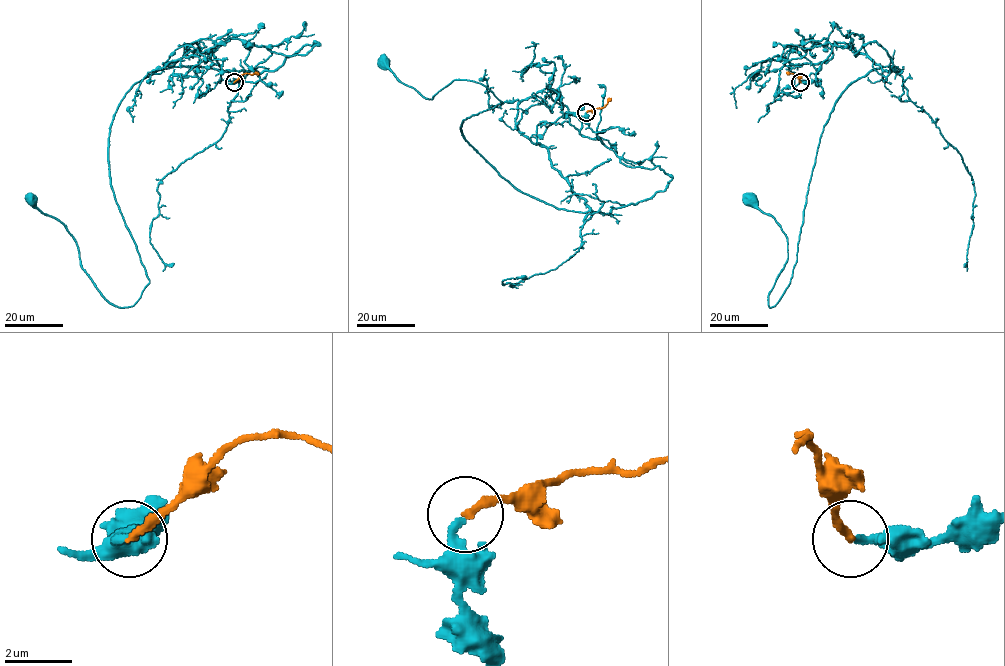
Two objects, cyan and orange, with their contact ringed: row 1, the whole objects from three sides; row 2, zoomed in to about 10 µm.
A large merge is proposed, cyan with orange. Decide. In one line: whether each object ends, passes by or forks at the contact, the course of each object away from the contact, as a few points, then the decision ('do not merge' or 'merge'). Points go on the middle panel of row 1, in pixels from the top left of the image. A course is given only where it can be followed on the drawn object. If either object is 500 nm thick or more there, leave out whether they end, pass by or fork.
cyan ends; orange ends; course cyan (586, 112), (664, 191), (608, 213), (546, 204), (464, 139), (502, 101), (484, 85), (426, 98), (382, 64); course orange (586, 112), (602, 108), (611, 98); merge

